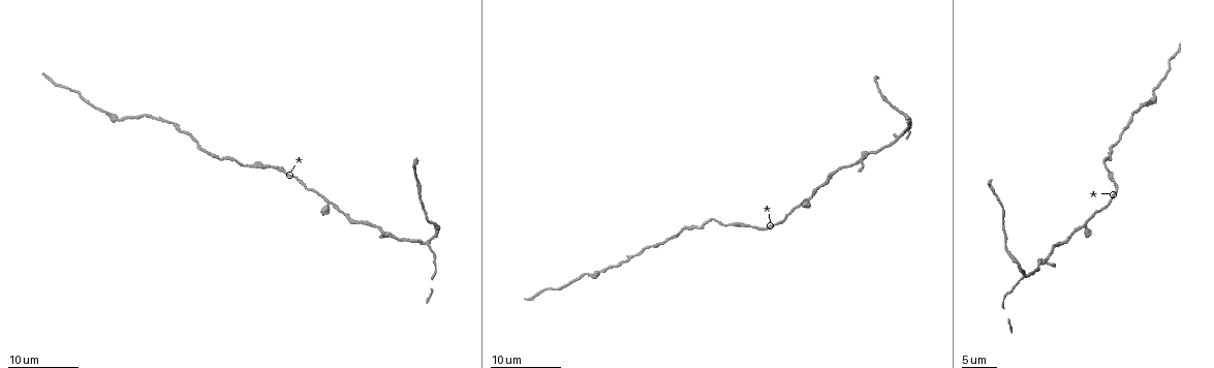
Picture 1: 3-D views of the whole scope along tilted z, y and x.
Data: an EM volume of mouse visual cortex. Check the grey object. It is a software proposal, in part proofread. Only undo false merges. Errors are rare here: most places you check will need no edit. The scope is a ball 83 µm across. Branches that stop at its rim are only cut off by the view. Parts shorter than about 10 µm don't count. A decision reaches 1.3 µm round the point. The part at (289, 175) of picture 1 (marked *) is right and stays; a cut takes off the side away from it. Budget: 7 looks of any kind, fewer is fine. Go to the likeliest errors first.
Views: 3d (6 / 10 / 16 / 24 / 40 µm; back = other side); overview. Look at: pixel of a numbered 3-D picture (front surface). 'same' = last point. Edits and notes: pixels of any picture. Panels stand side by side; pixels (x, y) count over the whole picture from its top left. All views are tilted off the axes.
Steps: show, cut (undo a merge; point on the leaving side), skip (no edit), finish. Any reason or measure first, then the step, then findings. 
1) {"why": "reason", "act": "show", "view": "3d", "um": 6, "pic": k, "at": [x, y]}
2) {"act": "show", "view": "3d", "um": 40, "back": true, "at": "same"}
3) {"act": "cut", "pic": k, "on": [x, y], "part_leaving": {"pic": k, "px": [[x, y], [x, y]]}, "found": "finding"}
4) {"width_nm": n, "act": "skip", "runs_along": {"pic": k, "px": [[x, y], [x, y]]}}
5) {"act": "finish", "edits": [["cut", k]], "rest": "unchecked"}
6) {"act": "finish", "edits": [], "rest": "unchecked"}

{"why": "three arms meet", "act": "show", "view": "3d", "um": 16, "pic": 1, "at": [1022, 274]}

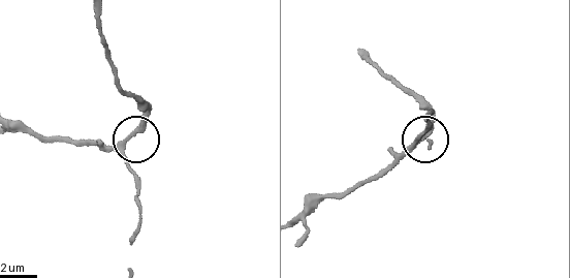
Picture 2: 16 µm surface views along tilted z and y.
{"act": "show", "view": "3d", "um": 10, "pic": 2, "at": [130, 138]}

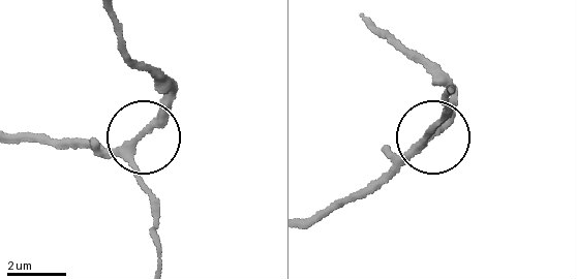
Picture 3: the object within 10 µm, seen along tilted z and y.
{"act": "skip", "runs_along": {"pic": 3, "px": [[19, 137], [121, 147], [159, 116], [175, 86]]}, "found": "continuous, no second neuron"}

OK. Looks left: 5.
{"why": "calibre changes", "act": "show", "view": "3d", "um": 24, "pic": 1, "at": [1155, 92]}

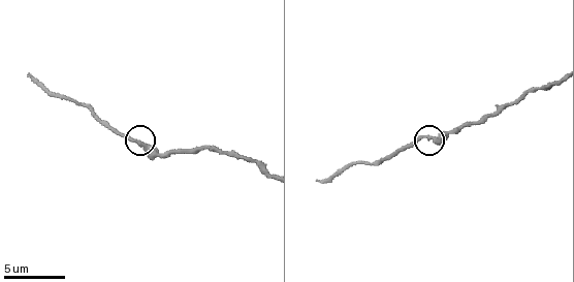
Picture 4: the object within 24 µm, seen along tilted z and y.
{"why": "zoom in", "act": "show", "view": "3d", "um": 10, "pic": 4, "at": [141, 142]}

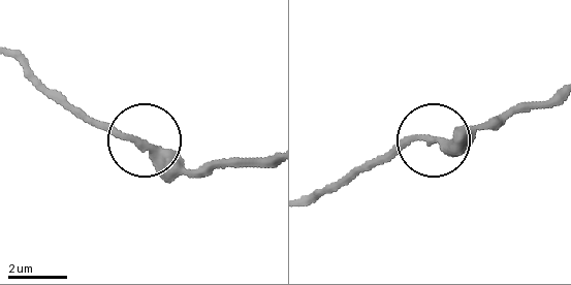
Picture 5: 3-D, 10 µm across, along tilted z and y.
{"act": "skip", "found": "one neuron here"}

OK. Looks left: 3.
{"why": "three arms meet", "act": "show", "view": "3d", "um": 16, "pic": 1, "at": [870, 151]}

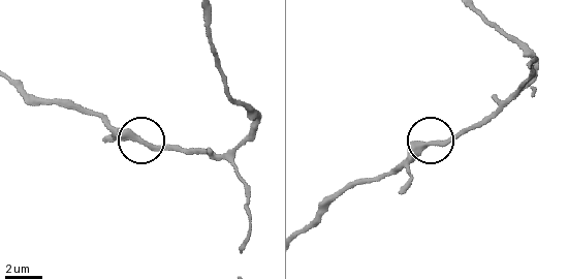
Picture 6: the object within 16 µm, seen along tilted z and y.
{"why": "closer look", "act": "show", "view": "3d", "um": 10, "pic": 6, "at": [135, 134]}

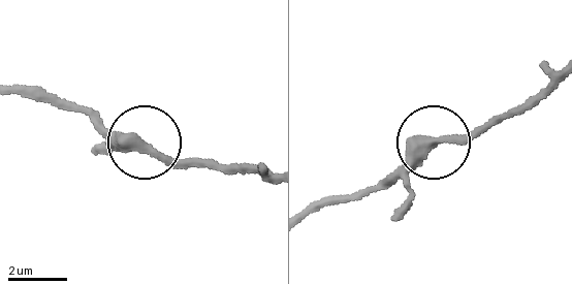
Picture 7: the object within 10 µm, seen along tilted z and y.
{"arms": 3, "act": "skip", "runs_along": {"pic": 7, "px": [[309, 215], [361, 197], [431, 143], [518, 115]]}, "found": "continuous, no second neuron"}

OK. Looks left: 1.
{"act": "finish", "edits": [], "rest": "unchecked"}

